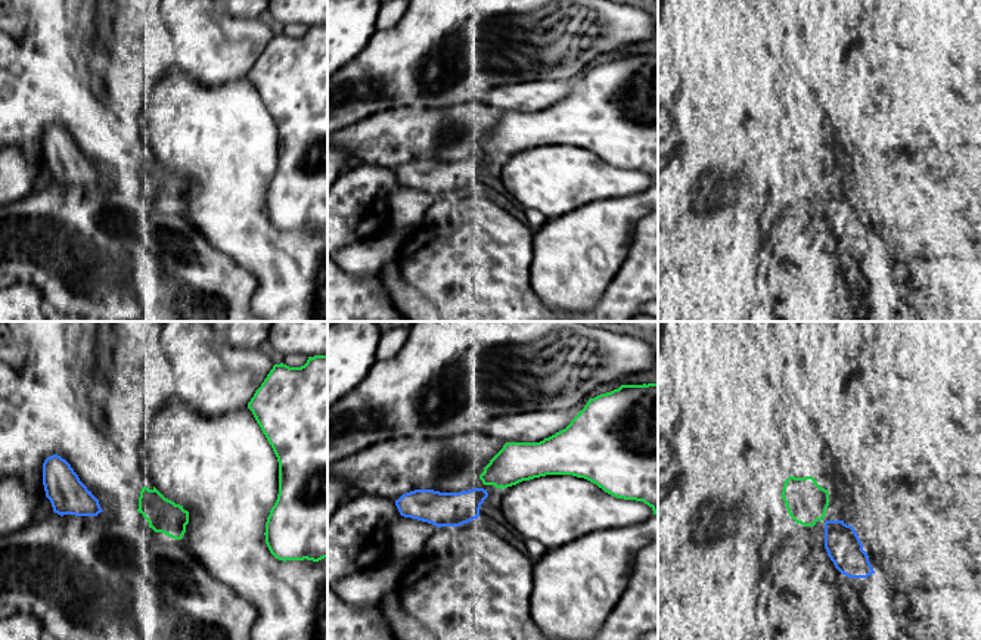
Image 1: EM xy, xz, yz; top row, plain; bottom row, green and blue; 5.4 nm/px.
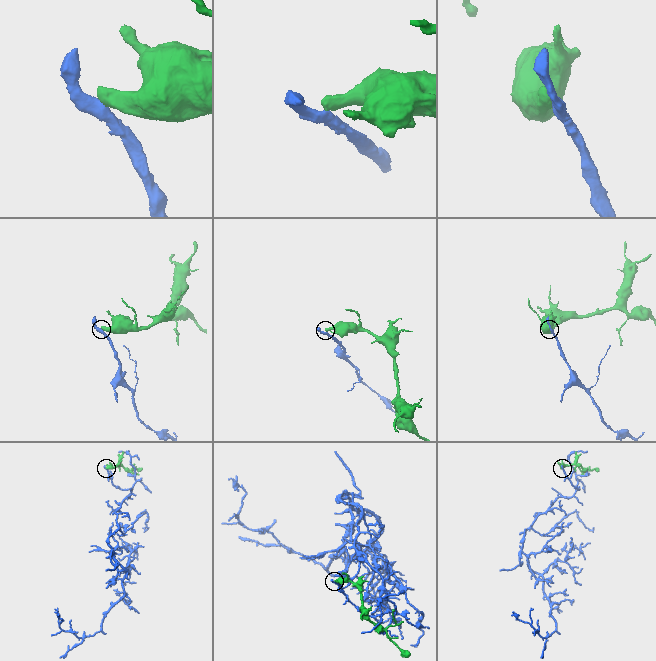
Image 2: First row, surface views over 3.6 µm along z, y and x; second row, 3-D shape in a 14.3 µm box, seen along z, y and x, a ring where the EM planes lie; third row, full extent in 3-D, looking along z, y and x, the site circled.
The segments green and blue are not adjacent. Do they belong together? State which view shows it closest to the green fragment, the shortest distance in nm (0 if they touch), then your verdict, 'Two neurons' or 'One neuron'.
Closest in yz. Distance 20 nm. Two neurons

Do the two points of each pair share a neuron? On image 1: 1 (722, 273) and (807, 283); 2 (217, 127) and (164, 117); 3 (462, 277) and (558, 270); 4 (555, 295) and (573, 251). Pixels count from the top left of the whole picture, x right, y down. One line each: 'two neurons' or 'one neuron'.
1: two neurons
2: one neuron
3: two neurons
4: one neuron

